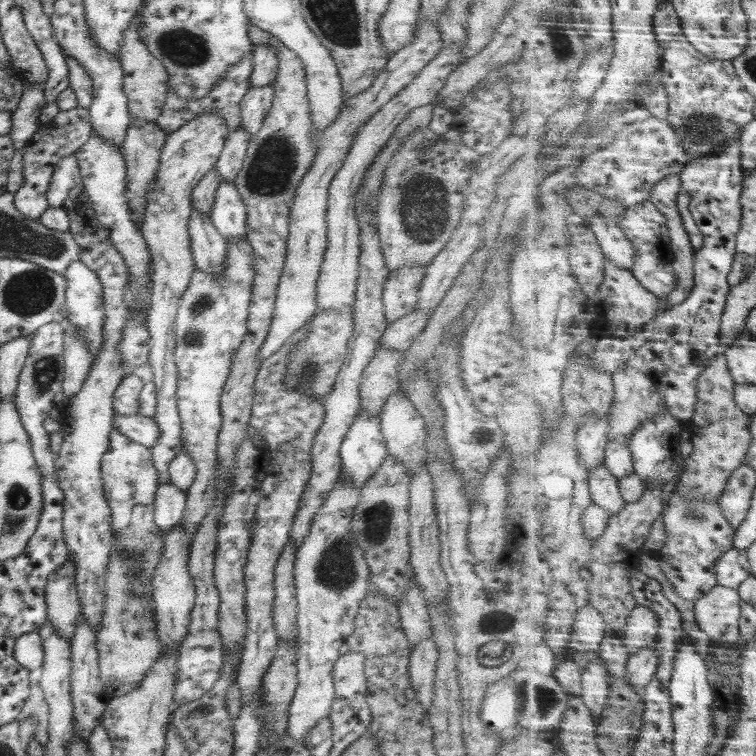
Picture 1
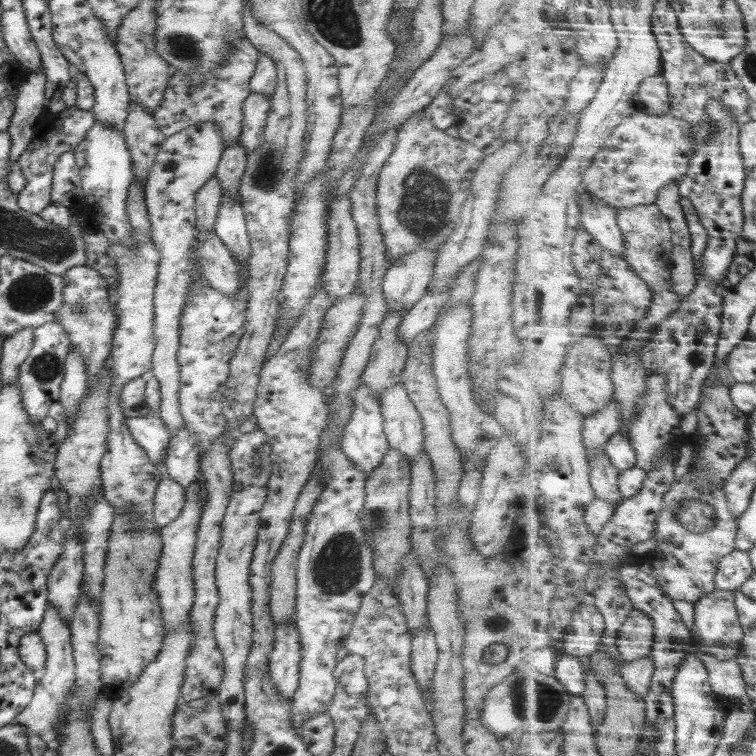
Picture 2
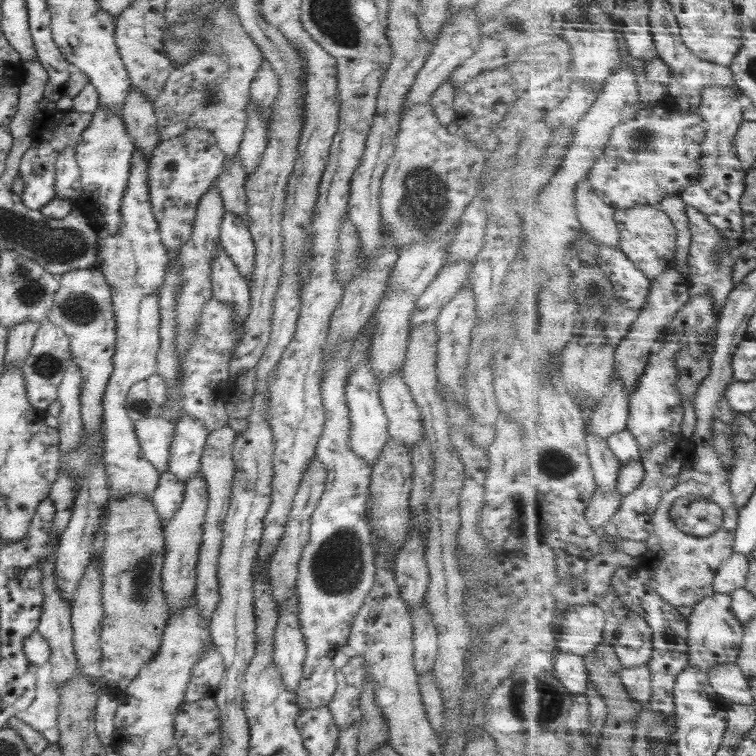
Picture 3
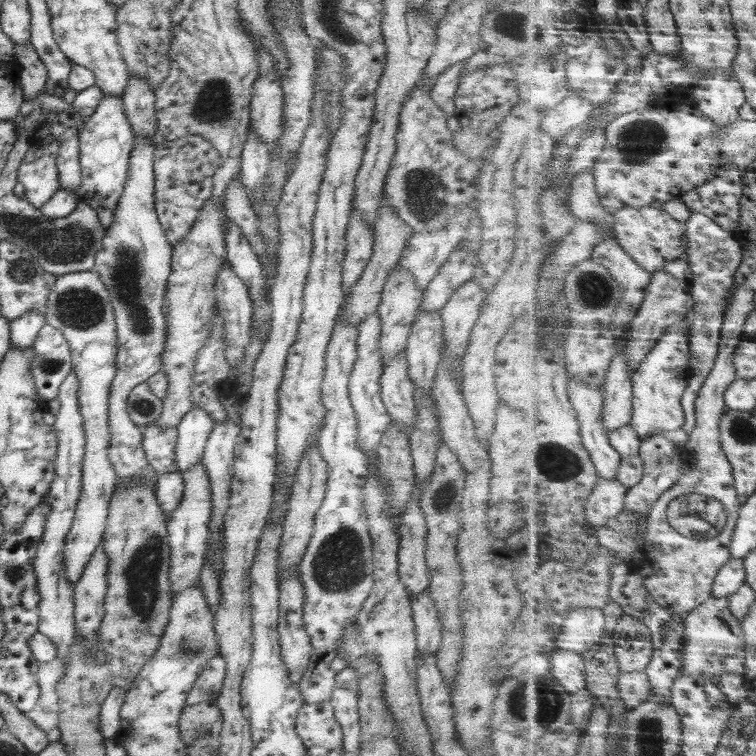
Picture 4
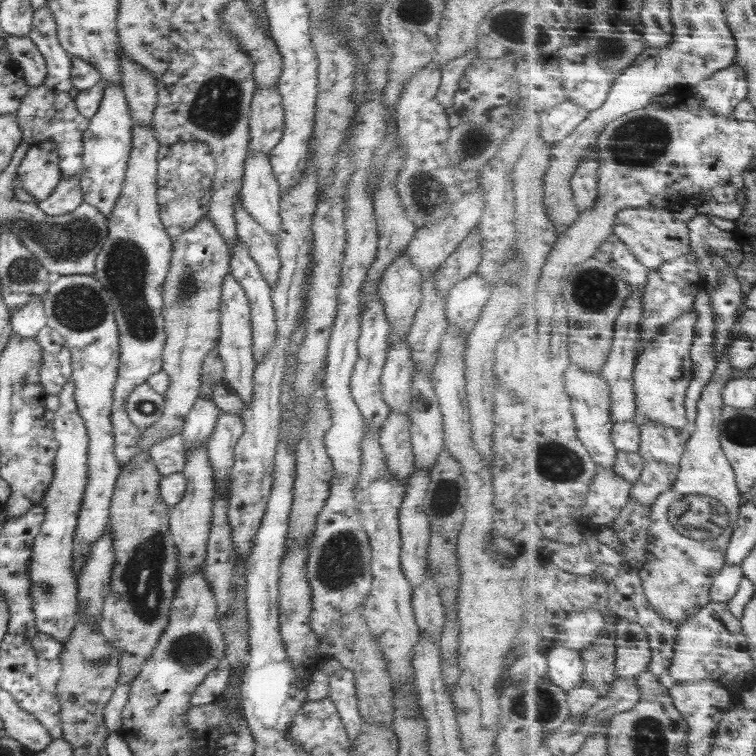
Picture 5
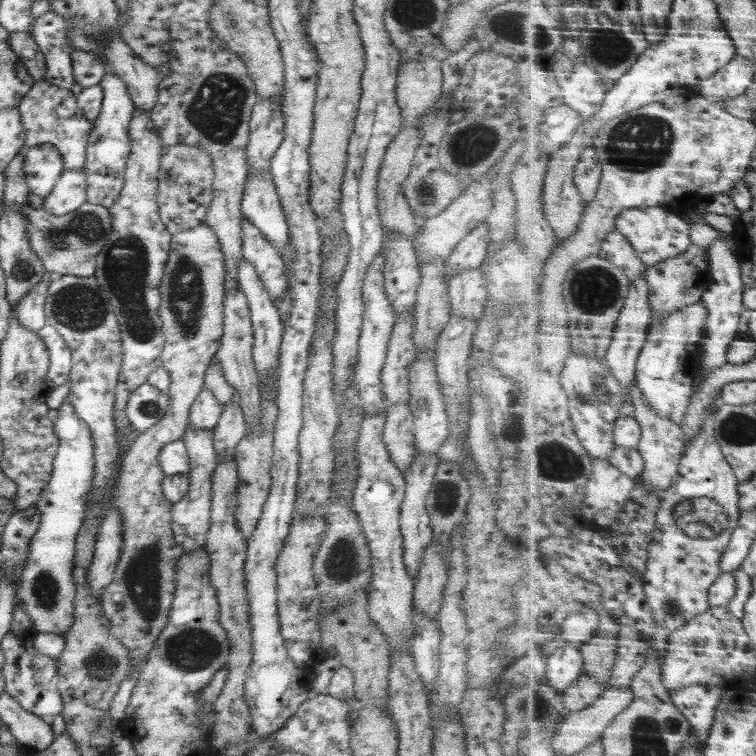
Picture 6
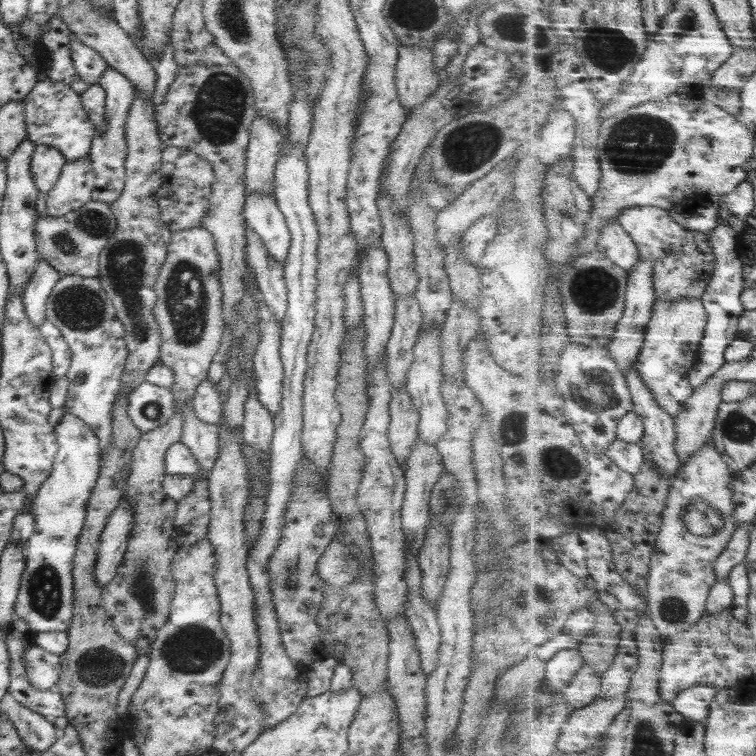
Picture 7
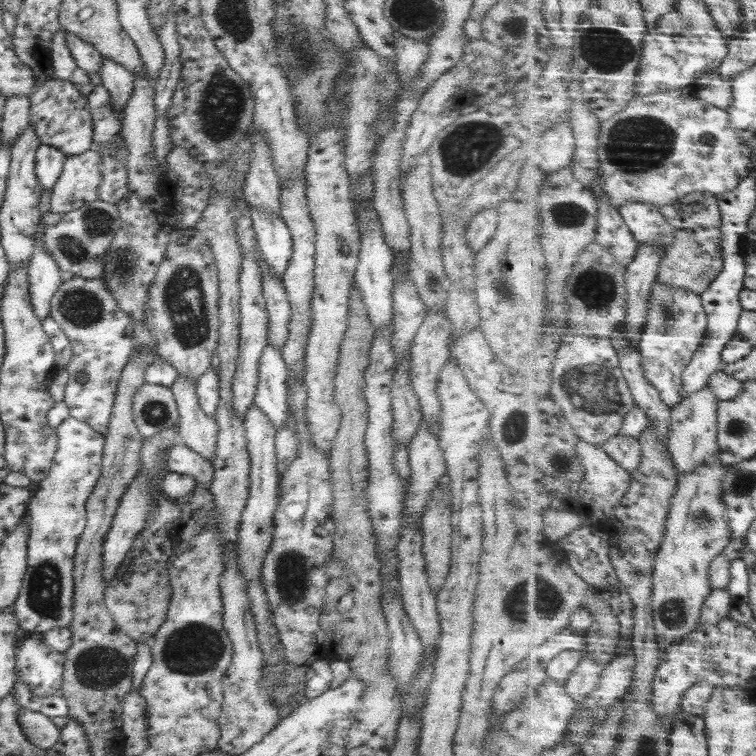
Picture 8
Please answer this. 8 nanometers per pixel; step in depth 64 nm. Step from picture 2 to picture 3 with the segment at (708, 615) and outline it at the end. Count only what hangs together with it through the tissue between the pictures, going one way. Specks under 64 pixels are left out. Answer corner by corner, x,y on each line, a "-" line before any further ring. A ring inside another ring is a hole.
718,594
700,602
693,608
689,618
690,630
690,666
700,668
708,674
709,670
720,664
740,664
745,642
745,625
733,610
733,598
730,594

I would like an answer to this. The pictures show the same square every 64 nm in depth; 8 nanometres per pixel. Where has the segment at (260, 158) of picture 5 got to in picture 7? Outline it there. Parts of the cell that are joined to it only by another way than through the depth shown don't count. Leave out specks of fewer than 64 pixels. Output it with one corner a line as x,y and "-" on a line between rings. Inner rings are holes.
252,192
245,196
243,215
248,228
258,235
268,256
284,264
291,246
291,234
275,196

